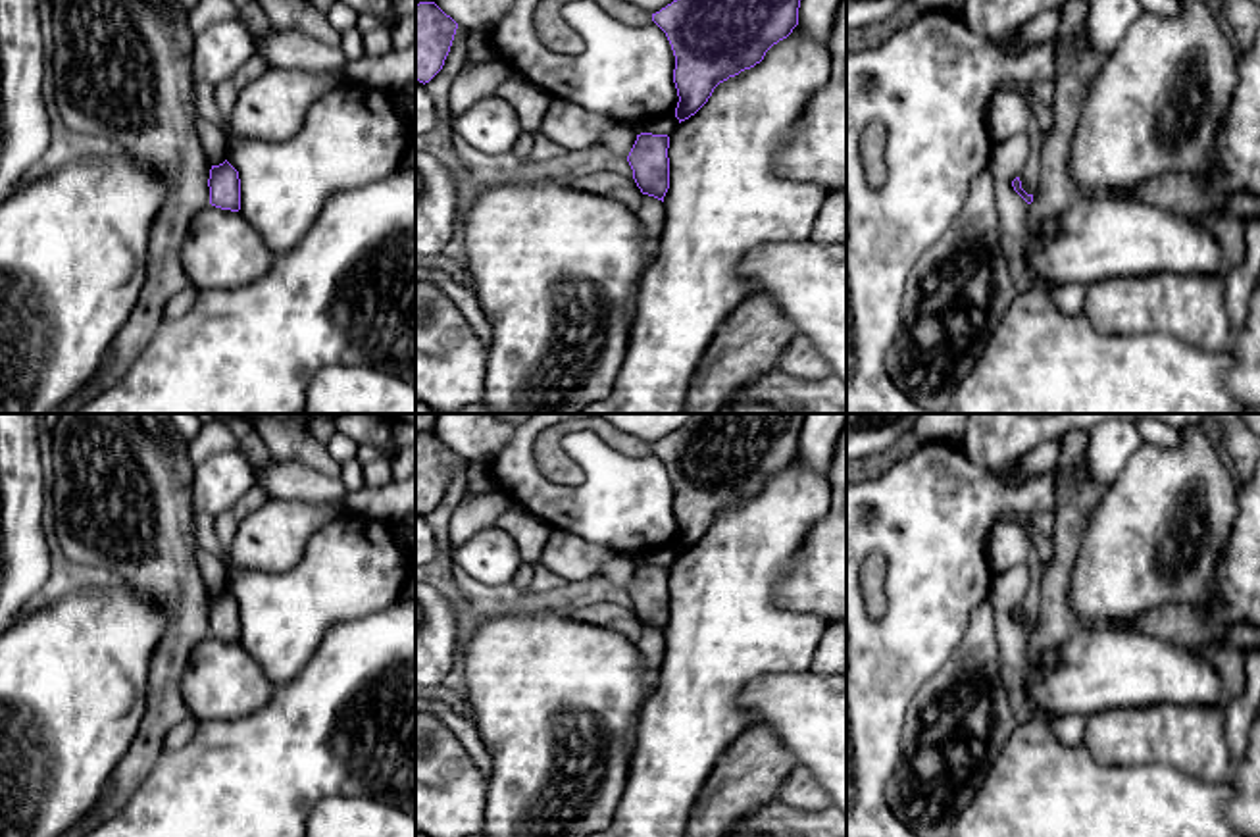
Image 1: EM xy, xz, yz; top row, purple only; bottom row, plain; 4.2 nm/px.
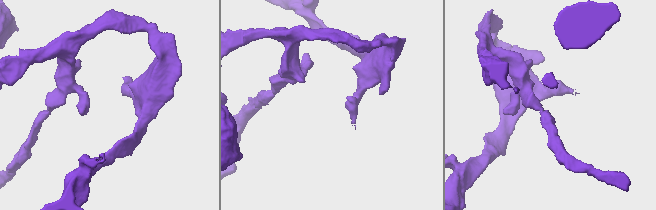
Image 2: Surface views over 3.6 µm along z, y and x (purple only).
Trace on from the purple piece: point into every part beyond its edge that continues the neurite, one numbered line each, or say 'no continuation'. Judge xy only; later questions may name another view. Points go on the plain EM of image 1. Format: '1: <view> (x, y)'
1: xy (122, 493)

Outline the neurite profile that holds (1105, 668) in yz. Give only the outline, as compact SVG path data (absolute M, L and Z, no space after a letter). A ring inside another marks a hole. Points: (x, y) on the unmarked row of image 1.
M1079 627L1064 645L1045 654L1039 670L1029 670L1027 697L1033 714L1046 716L1048 720L1068 714L1089 718L1102 710L1162 702L1183 706L1223 706L1227 702L1223 681L1208 662L1200 660L1185 647L1170 645L1125 627Z

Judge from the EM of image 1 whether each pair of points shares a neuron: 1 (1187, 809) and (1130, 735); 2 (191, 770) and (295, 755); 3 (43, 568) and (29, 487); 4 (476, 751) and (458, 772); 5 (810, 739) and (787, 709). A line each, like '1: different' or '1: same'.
1: different
2: same
3: same
4: different
5: same

